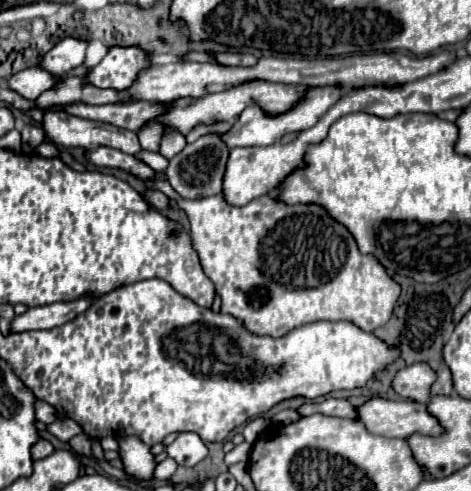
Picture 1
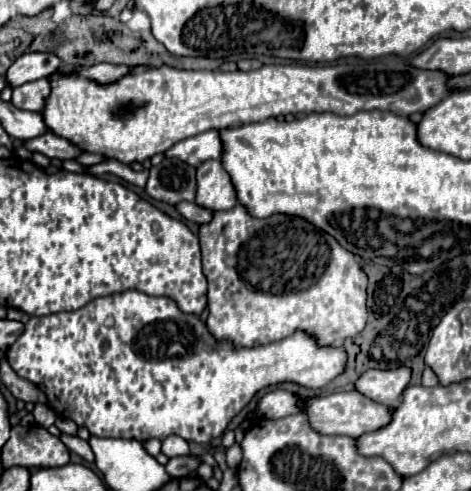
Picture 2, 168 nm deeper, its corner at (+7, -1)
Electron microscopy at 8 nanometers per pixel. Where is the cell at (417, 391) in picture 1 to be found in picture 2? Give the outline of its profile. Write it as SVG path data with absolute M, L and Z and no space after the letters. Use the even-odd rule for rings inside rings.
M397 367L397 369L369 369L363 373L355 387L365 397L383 403L383 405L395 405L401 393L407 389L411 381L411 369L409 367Z

